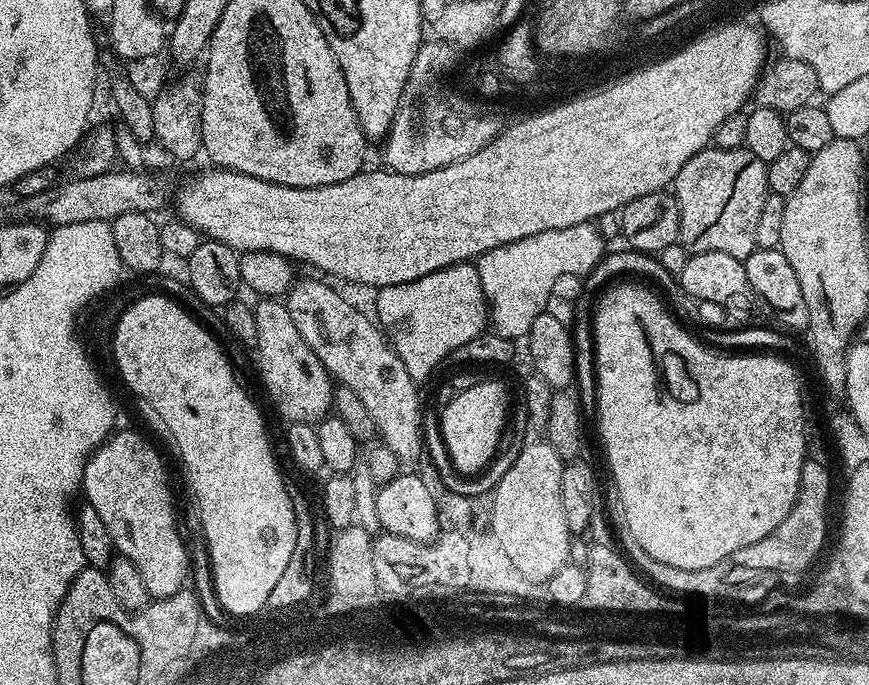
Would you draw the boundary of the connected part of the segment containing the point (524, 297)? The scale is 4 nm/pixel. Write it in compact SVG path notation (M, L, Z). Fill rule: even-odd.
M595 223L575 224L562 230L546 230L518 242L510 242L482 254L475 261L482 282L488 315L494 332L516 342L527 337L536 319L549 307L548 299L563 276L584 278L606 253L604 236Z

